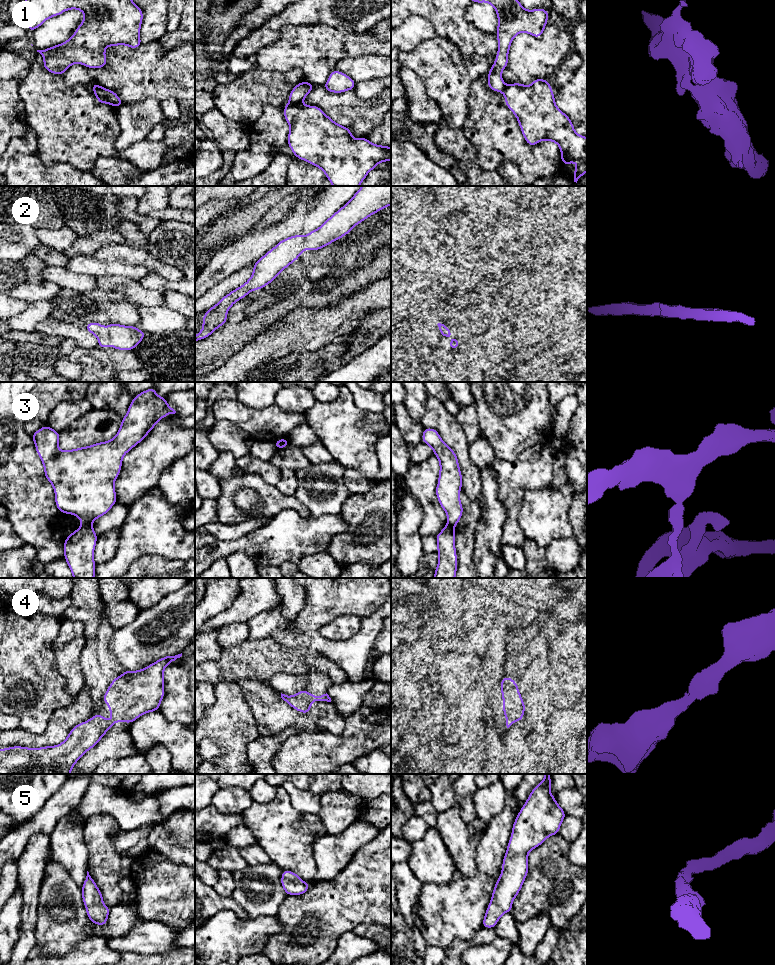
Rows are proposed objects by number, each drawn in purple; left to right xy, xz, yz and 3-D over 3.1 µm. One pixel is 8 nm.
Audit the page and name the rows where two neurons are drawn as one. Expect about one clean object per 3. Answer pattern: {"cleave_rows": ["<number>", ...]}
{"cleave_rows": ["1", "3"]}

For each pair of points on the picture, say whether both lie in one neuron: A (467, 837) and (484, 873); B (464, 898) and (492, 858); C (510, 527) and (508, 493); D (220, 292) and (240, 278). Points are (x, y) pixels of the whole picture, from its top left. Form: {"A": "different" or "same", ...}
{"A": "different", "B": "same", "C": "same", "D": "same"}

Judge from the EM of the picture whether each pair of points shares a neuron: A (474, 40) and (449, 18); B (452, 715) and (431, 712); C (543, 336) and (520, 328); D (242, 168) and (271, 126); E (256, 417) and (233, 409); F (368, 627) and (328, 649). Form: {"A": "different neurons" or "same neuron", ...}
{"A": "same neuron", "B": "different neurons", "C": "same neuron", "D": "same neuron", "E": "same neuron", "F": "same neuron"}

